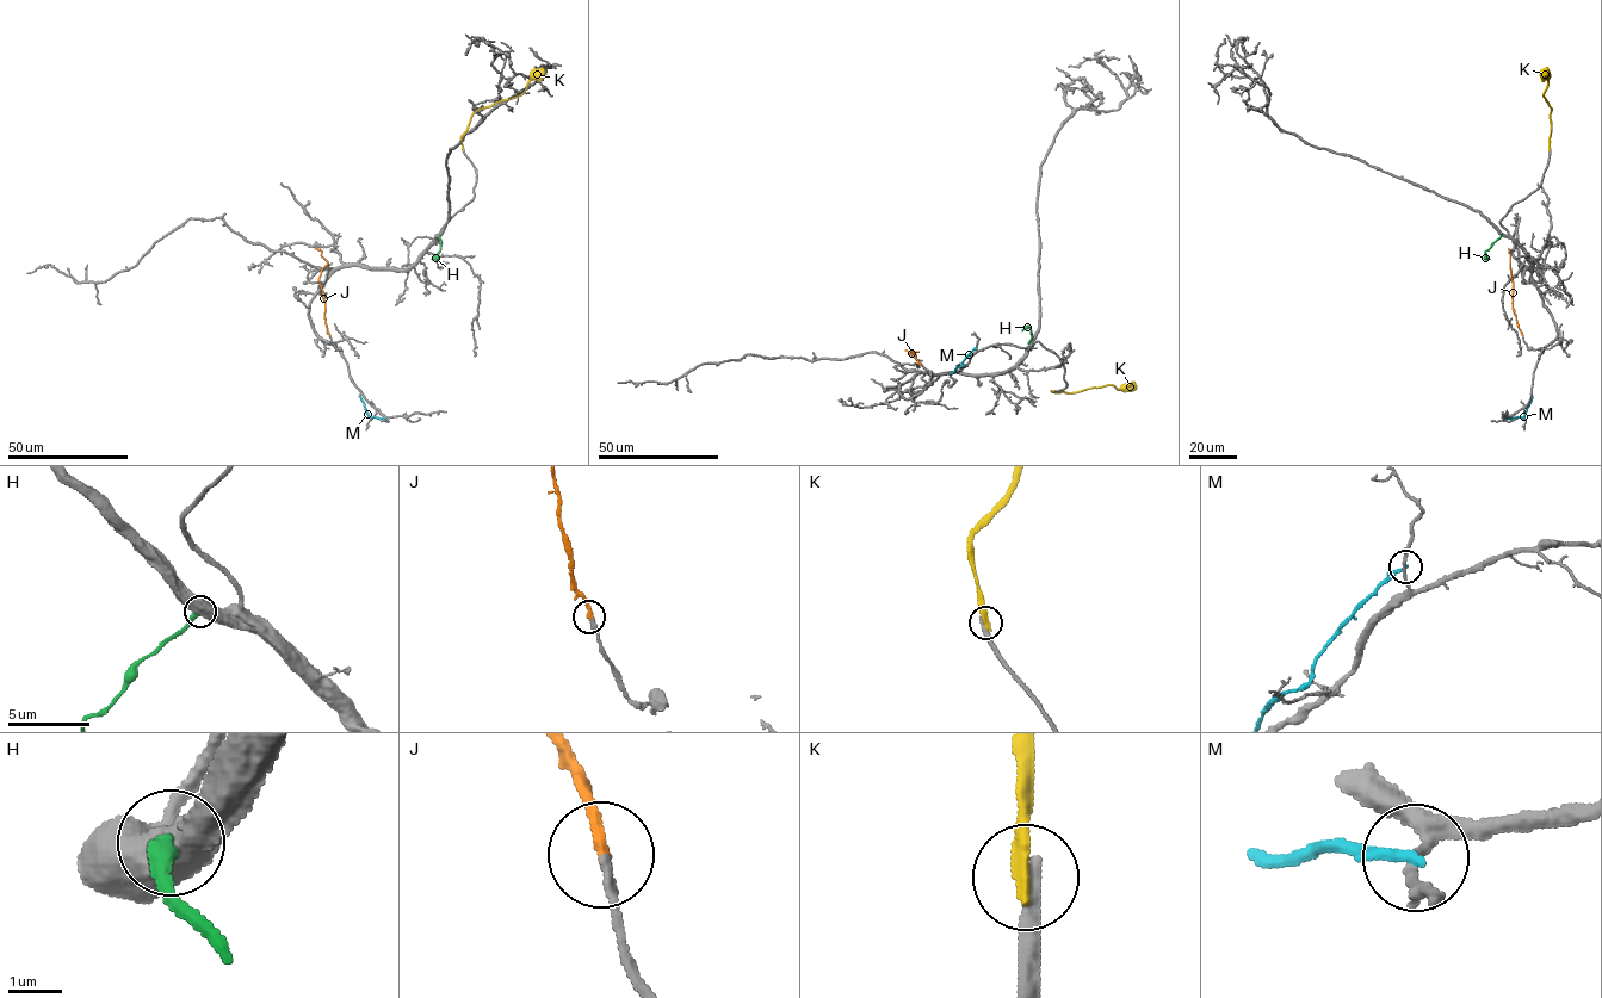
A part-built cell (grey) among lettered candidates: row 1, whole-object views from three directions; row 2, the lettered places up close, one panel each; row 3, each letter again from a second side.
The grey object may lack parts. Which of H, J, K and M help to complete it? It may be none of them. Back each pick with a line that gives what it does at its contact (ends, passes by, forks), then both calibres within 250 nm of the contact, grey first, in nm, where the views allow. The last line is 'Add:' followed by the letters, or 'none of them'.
J: it ends | 190/240 nm
Add: J

